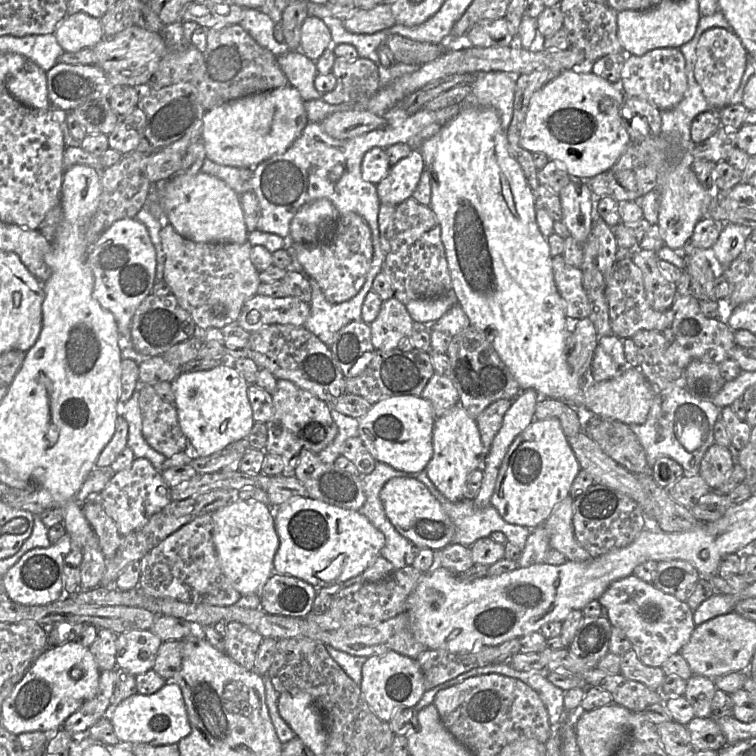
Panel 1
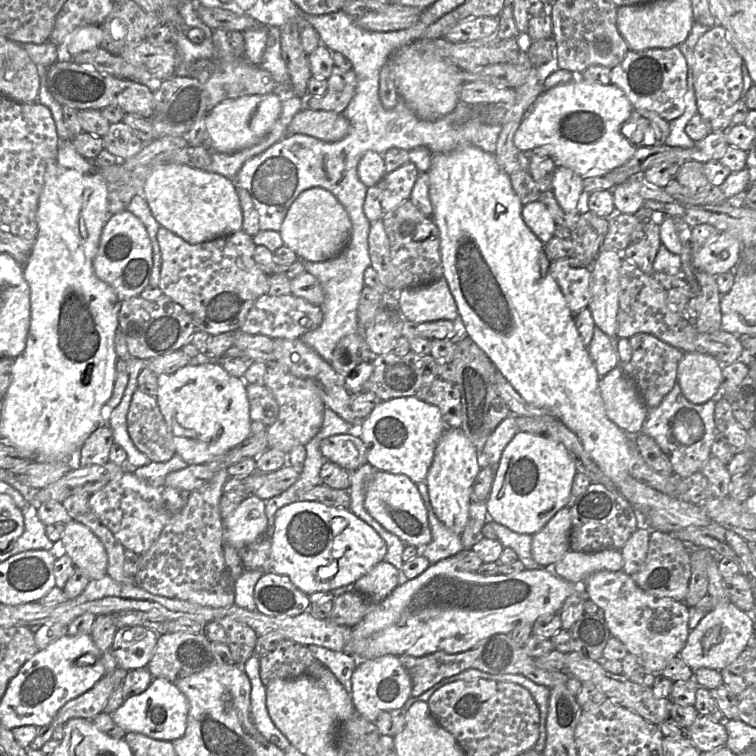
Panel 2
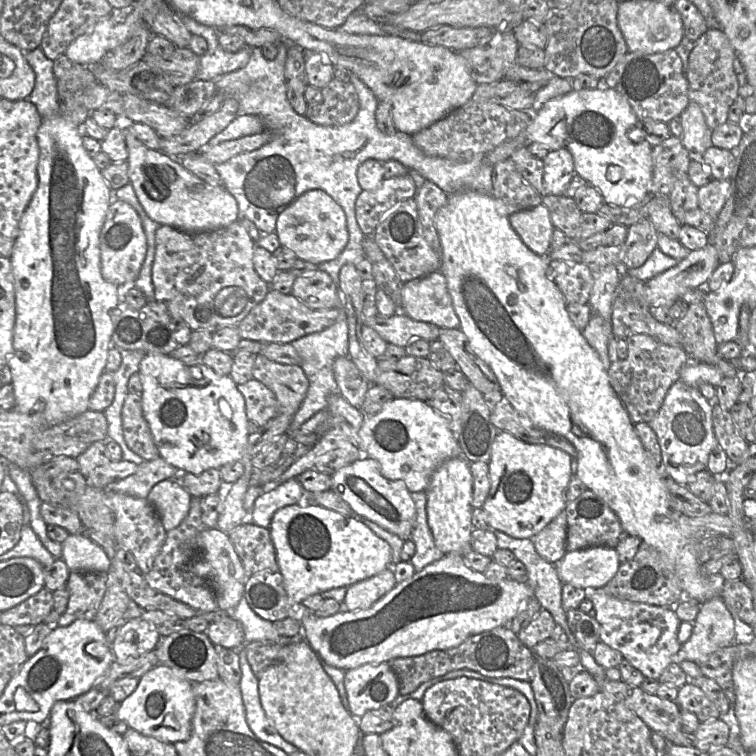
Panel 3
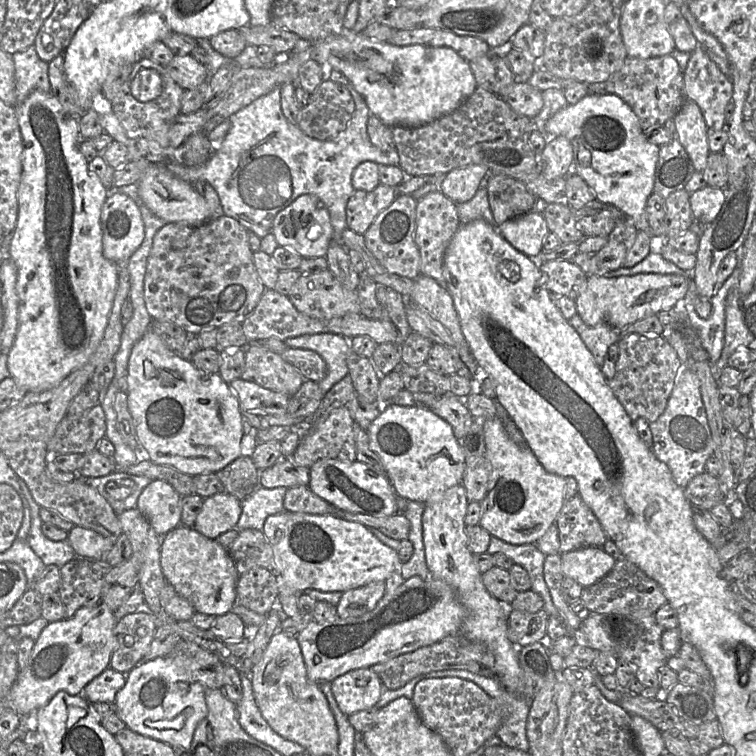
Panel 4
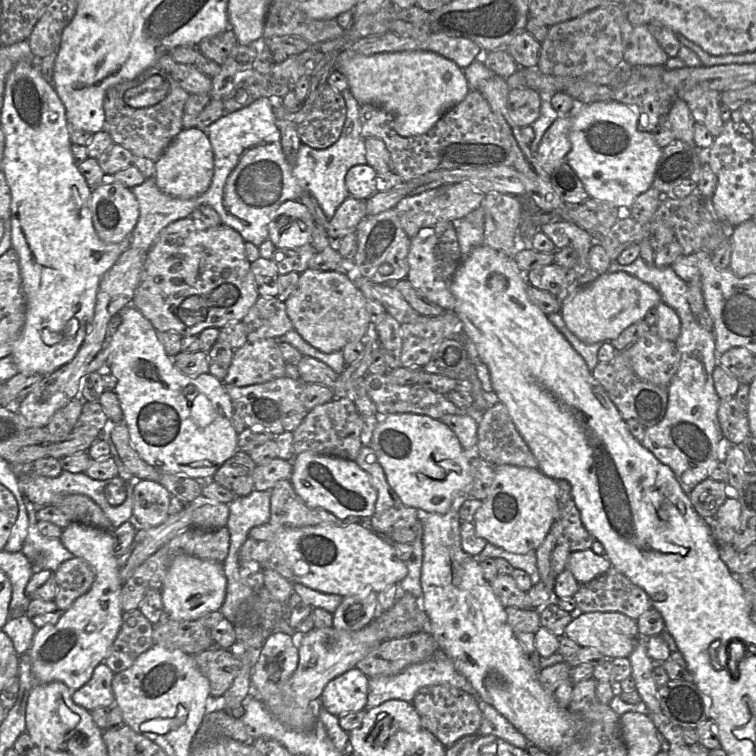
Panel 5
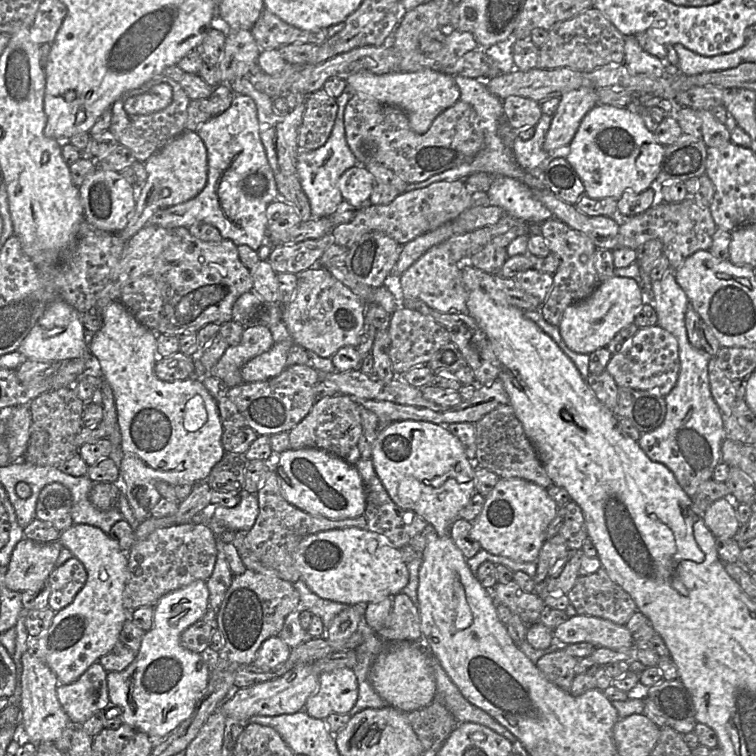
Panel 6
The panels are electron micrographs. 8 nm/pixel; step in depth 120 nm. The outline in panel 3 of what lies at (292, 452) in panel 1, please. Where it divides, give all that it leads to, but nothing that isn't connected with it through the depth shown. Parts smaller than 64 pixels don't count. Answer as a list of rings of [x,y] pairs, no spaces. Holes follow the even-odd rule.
[[[258,354],[255,357],[253,378],[275,394],[280,413],[295,415],[304,401],[309,380],[300,365],[277,363]]]

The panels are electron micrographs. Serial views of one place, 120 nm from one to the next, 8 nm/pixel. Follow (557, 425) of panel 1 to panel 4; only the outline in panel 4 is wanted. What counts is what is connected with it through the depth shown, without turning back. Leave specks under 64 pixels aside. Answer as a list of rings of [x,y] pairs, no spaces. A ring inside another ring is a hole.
[[[503,419],[484,422],[485,457],[489,462],[488,491],[481,504],[479,526],[510,544],[535,544],[552,524],[565,502],[565,477],[547,472],[530,448],[520,448],[505,431]]]

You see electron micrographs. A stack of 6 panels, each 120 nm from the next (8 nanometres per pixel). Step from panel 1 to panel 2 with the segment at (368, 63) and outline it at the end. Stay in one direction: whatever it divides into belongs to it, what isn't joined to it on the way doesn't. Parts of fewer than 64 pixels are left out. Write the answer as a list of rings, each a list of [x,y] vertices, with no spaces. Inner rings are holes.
[[[333,66],[327,83],[327,91],[323,96],[309,96],[306,98],[306,108],[341,114],[354,98],[357,85],[356,74],[352,69],[343,71]]]

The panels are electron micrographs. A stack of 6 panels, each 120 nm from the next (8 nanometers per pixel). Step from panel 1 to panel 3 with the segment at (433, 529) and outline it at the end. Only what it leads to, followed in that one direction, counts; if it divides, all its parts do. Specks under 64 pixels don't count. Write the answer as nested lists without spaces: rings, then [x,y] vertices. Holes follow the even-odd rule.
[[[370,457],[359,459],[336,471],[331,475],[331,480],[330,490],[340,496],[355,513],[373,521],[403,540],[410,539],[416,516],[411,493],[404,481],[393,481],[383,477],[377,460]]]

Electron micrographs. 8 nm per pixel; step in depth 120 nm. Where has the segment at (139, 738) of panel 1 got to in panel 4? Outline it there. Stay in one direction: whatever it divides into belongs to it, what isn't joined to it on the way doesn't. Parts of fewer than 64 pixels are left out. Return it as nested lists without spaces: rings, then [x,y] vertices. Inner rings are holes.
[[[157,657],[142,661],[126,674],[126,683],[116,694],[115,712],[135,733],[159,740],[174,749],[188,750],[195,729],[208,713],[206,690],[170,658]]]

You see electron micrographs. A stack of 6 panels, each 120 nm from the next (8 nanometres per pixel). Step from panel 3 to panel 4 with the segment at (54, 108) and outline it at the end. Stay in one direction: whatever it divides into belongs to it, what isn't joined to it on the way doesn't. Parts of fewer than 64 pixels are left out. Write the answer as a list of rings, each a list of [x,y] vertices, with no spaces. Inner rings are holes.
[[[35,46],[12,54],[15,68],[15,91],[20,104],[33,91],[51,92],[48,63],[37,55]]]

